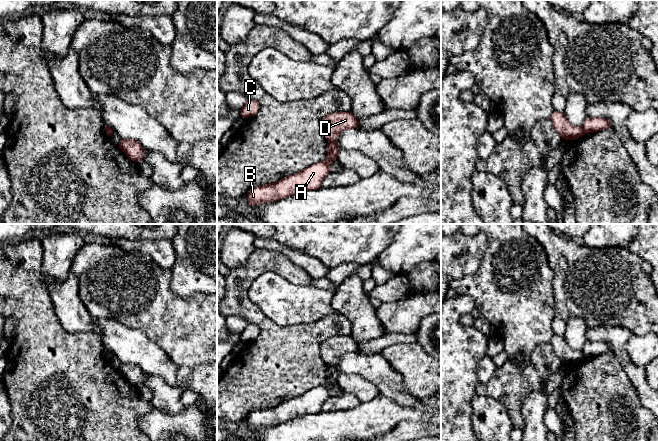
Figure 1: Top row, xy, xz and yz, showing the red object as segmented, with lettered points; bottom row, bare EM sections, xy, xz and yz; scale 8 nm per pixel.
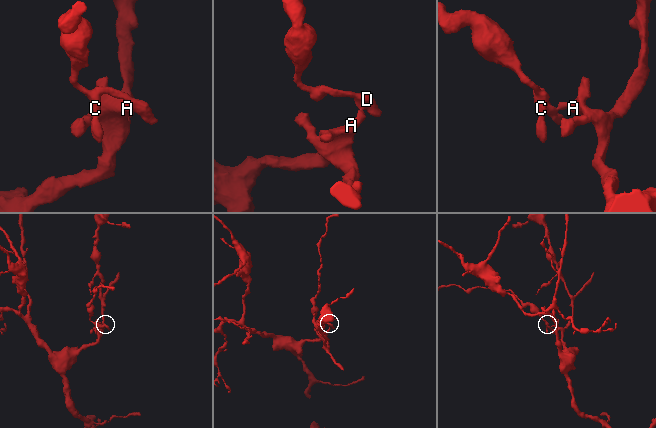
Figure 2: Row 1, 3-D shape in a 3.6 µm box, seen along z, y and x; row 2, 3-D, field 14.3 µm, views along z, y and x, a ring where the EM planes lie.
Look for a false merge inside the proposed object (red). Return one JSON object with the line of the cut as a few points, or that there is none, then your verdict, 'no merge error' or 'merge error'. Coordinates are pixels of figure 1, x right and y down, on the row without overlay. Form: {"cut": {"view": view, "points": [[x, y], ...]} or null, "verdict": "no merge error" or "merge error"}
{"cut": {"view": "xz", "points": [[329, 364], [335, 366]]}, "verdict": "merge error"}

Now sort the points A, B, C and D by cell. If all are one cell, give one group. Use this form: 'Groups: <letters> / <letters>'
Groups: A B / C D

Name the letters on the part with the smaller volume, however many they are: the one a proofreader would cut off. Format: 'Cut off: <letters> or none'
Cut off: C, D

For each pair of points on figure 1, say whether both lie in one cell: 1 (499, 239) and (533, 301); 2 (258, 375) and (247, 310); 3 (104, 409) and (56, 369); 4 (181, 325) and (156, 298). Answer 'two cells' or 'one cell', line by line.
1: one cell
2: one cell
3: one cell
4: one cell

